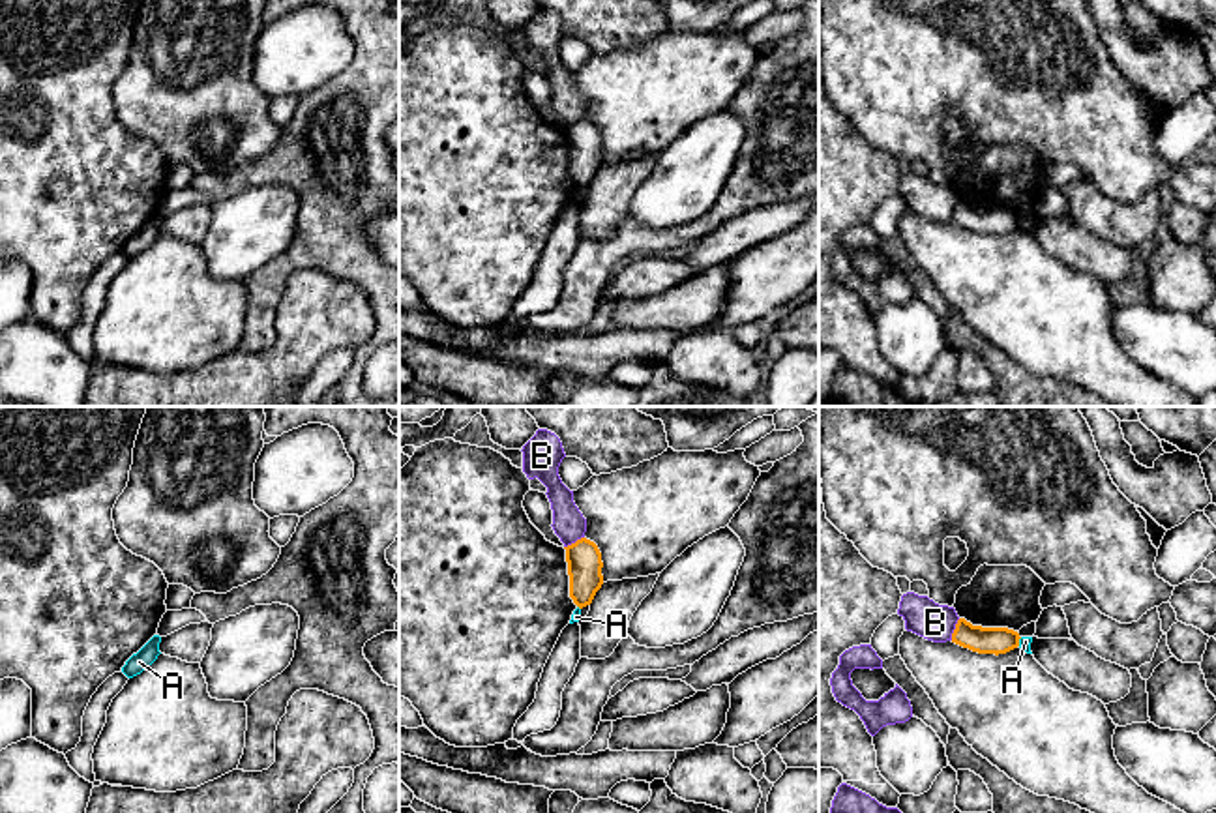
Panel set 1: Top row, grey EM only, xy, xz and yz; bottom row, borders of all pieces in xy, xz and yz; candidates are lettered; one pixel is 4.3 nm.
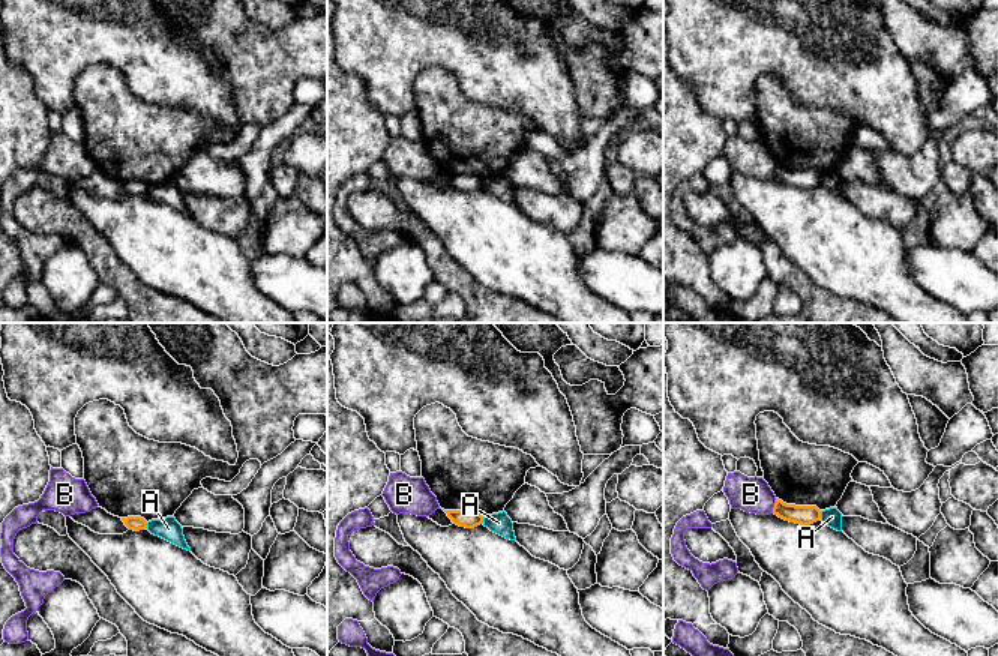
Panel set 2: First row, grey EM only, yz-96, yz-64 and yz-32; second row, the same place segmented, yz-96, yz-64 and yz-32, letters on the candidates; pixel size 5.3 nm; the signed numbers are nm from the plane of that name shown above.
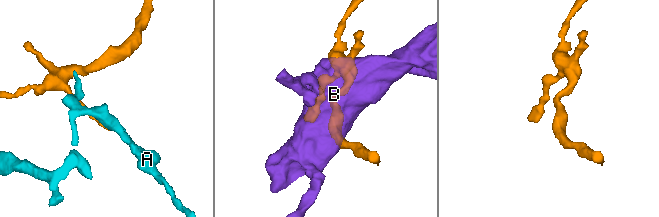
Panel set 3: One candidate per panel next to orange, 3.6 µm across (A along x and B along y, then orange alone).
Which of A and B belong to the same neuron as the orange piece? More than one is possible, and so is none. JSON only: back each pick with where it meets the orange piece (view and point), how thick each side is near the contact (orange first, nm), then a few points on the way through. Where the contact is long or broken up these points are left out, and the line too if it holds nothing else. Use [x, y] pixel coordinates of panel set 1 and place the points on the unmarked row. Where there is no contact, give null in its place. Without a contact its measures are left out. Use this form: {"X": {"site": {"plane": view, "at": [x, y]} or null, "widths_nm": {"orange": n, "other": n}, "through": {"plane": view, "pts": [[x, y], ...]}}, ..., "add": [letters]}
{"add": []}

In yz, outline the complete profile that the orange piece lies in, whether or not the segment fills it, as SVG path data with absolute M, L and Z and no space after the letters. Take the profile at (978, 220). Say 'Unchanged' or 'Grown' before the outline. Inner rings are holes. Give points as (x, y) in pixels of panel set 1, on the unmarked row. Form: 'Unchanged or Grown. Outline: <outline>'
Unchanged. Outline: M959 199L952 223L978 234L1006 234L1019 227L1019 214L1008 208L982 208Z

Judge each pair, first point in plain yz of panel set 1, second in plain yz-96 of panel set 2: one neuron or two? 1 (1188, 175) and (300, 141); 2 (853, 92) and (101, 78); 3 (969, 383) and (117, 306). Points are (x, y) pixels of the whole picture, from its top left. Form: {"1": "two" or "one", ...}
{"1": "one", "2": "two", "3": "one"}

